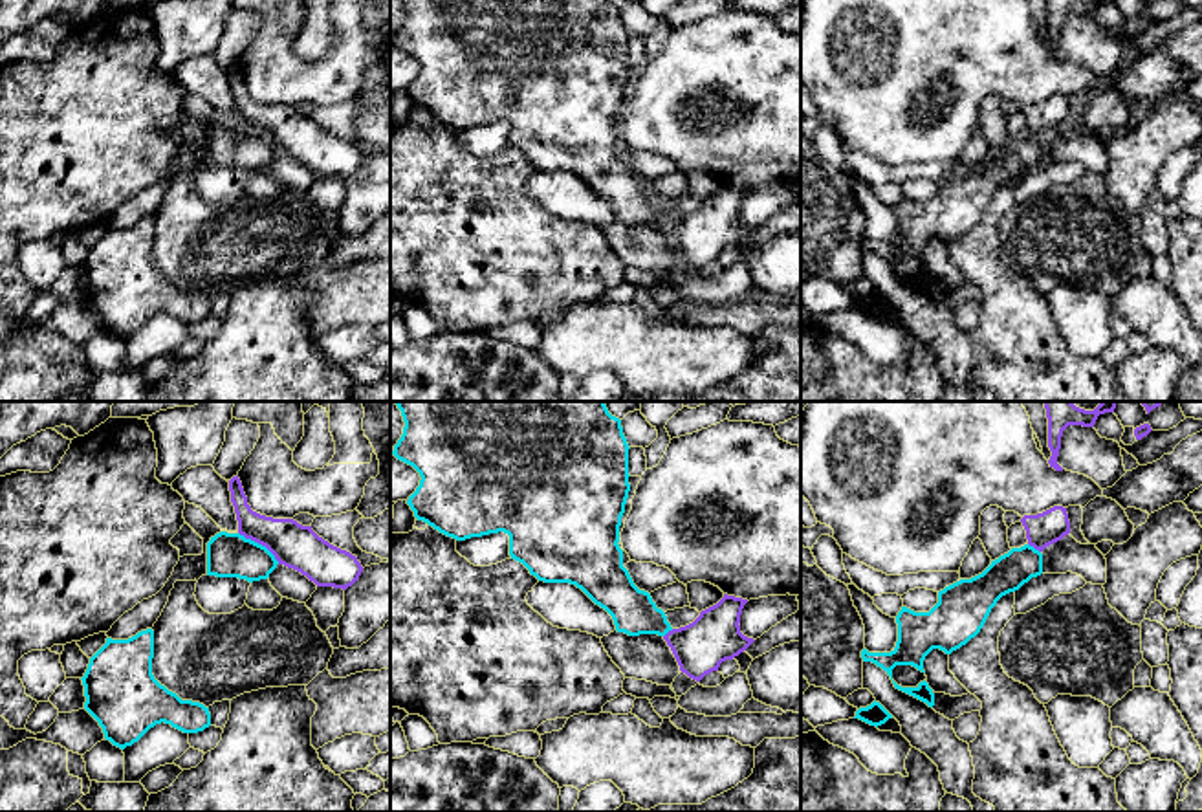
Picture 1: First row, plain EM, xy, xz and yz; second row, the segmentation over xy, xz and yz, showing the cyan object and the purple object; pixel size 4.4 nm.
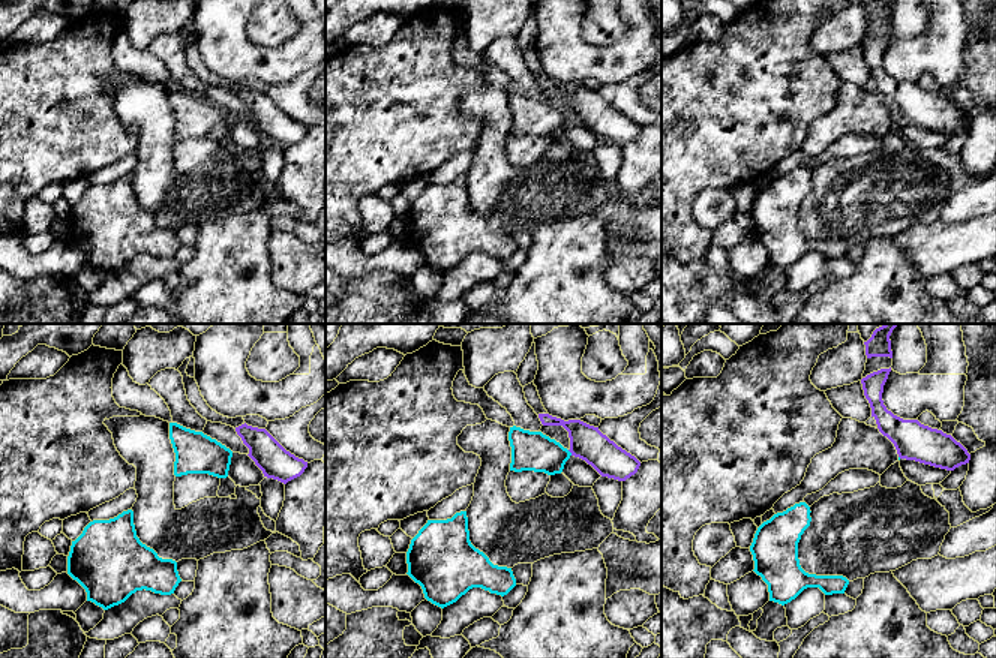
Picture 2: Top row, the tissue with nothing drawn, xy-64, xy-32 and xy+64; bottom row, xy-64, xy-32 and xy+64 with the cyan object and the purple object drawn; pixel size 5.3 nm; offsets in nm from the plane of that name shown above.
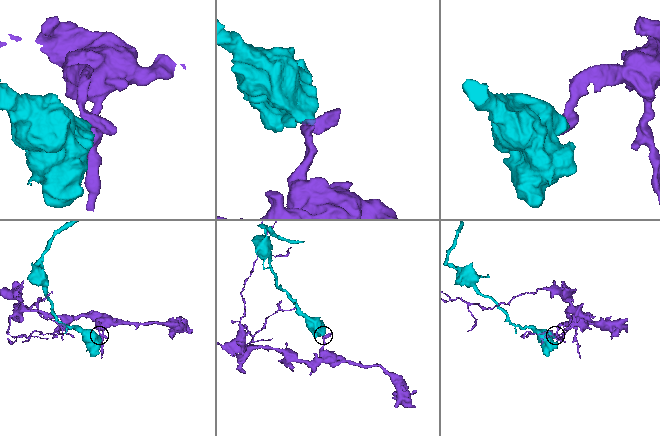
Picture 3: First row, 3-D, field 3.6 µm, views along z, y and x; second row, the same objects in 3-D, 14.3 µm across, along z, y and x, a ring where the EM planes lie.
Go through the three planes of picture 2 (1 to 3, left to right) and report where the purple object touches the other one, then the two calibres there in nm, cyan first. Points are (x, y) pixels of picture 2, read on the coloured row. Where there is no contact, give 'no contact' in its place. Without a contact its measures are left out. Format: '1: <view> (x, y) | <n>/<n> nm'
1: no contact
2: xy-32 (570, 453) | 200/190 nm
3: no contact

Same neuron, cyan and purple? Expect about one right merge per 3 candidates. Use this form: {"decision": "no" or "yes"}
{"decision": "no"}

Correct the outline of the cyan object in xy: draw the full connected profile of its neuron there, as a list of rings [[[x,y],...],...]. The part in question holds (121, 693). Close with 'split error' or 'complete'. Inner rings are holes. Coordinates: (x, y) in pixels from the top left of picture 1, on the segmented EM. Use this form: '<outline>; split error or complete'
[[[147,629],[128,640],[106,638],[90,658],[84,673],[84,709],[99,722],[104,739],[125,750],[137,742],[156,724],[170,724],[183,733],[198,733],[211,726],[211,713],[200,702],[181,700],[152,675],[154,631]]]; complete

